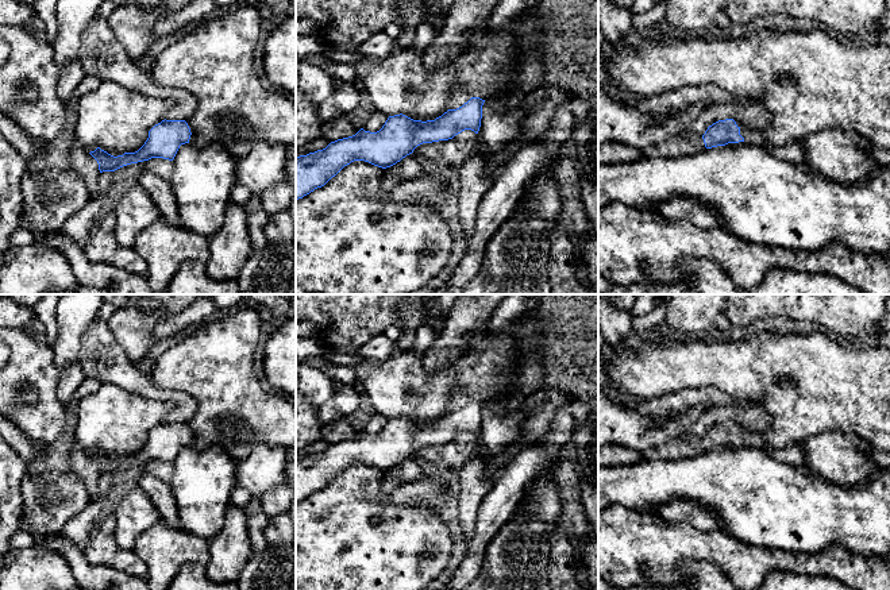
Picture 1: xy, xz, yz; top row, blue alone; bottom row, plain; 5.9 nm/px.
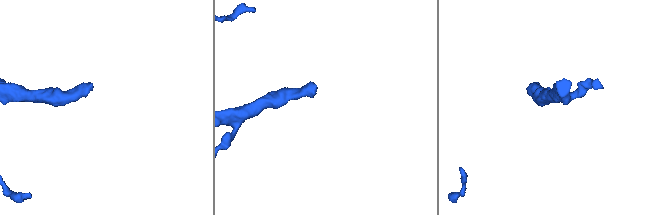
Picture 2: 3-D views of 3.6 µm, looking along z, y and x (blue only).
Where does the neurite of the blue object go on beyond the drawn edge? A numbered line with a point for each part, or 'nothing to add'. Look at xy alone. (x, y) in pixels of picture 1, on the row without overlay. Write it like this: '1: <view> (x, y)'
1: xy (237, 412)

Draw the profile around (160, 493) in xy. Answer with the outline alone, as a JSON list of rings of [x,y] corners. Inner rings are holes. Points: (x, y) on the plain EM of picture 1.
[[[149,473],[139,477],[139,486],[151,500],[162,521],[173,528],[180,528],[176,500],[170,485],[163,483]]]

